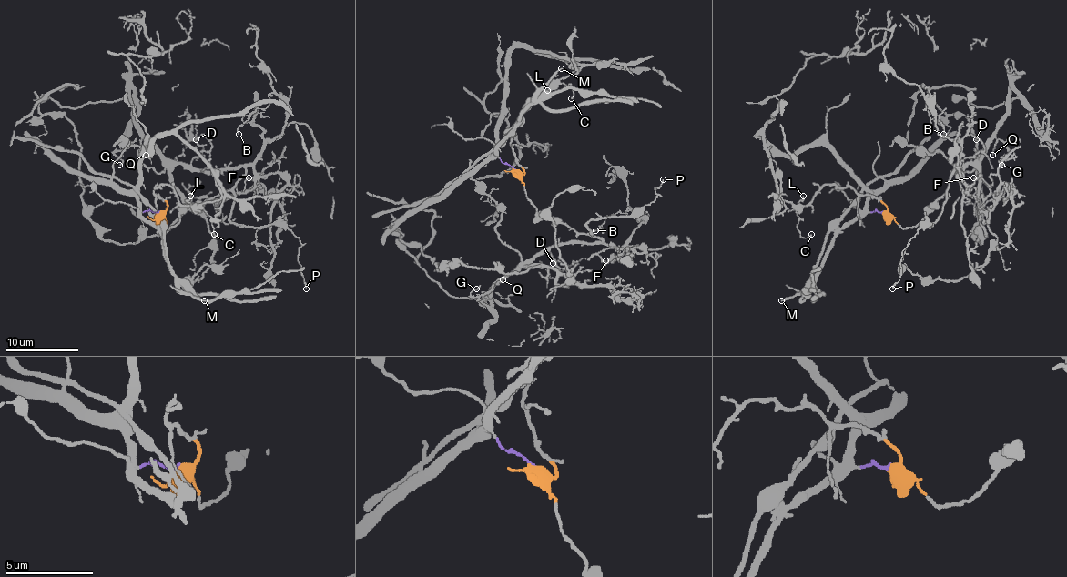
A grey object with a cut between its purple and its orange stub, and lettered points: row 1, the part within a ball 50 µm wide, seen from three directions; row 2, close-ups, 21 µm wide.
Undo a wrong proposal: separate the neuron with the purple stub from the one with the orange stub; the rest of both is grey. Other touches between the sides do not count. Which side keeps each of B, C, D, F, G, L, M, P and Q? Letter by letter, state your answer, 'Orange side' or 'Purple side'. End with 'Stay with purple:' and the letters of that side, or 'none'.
B: Orange side
C: Orange side
D: Orange side
F: Orange side
G: Orange side
L: Orange side
M: Purple side
P: Orange side
Q: Orange side
Stay with purple: M

